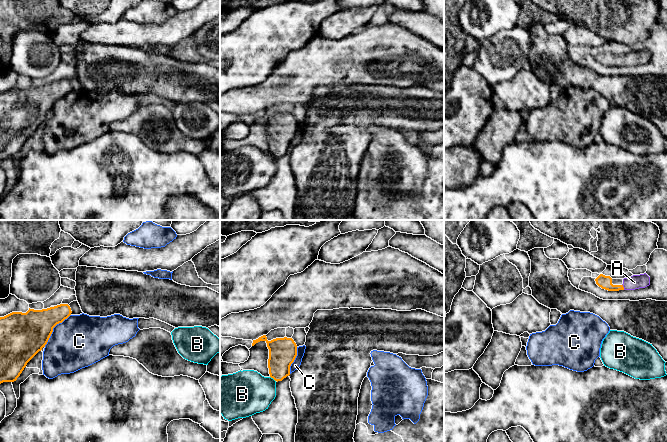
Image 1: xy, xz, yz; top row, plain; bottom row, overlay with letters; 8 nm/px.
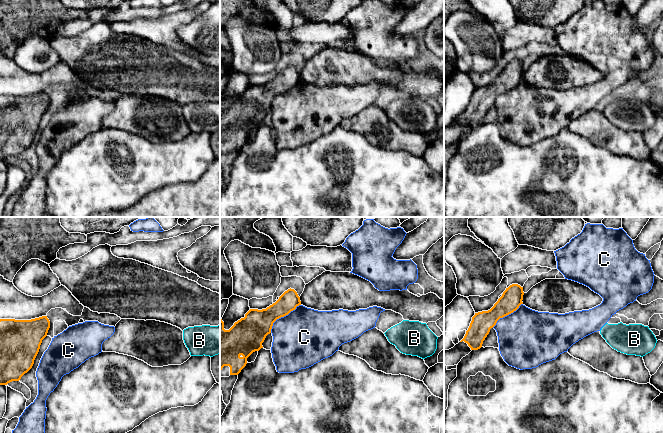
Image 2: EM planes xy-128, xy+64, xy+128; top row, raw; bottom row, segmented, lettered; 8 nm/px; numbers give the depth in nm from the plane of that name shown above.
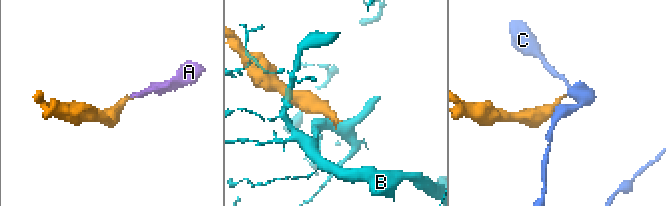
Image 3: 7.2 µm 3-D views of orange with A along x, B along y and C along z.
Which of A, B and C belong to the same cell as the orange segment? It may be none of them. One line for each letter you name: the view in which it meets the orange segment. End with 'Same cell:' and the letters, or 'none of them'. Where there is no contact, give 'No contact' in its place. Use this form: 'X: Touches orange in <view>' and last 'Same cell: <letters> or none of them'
A: Touches orange in yz
Same cell: A

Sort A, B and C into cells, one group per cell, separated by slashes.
A / B / C

